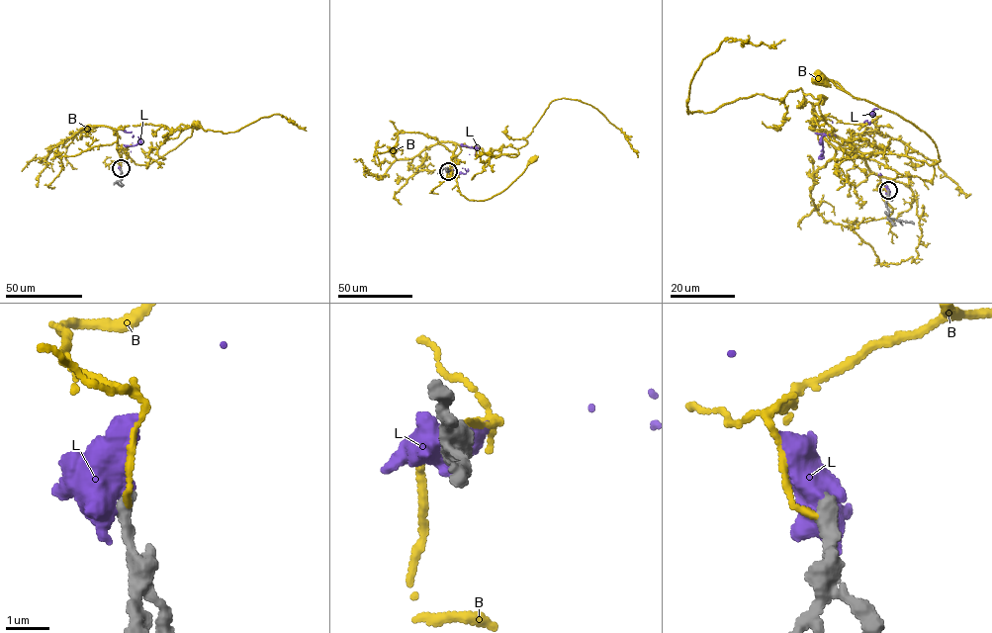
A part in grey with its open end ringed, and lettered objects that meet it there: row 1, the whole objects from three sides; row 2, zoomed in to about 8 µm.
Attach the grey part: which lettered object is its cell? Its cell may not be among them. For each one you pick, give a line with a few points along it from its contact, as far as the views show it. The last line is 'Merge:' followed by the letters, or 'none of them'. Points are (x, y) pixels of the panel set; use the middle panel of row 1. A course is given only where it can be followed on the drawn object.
Merge: none of them

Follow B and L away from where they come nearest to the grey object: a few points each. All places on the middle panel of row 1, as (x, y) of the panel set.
B: (448, 170), (447, 176), (451, 177), (453, 154), (461, 194), (470, 200), (484, 201), (507, 188), (533, 158)
L: (448, 171), (462, 168), (475, 153), (469, 154), (466, 173), (458, 176)

